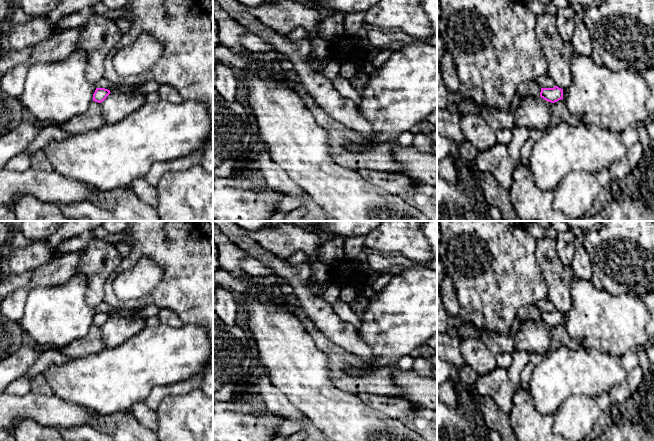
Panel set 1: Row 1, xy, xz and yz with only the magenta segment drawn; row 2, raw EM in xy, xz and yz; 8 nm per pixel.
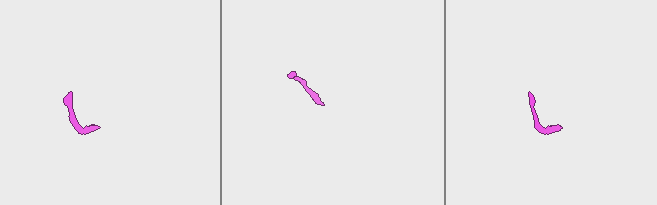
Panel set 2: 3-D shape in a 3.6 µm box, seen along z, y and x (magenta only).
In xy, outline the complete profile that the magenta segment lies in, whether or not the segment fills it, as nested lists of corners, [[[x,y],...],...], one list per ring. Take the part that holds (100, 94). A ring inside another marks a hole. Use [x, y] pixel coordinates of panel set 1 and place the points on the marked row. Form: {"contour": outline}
{"contour": [[[96,88],[92,98],[93,101],[90,103],[88,110],[64,124],[71,135],[96,130],[105,125],[100,103],[103,102],[110,93],[108,89]]]}

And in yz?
{"contour": [[[555,86],[554,88],[541,88],[540,97],[551,102],[551,119],[545,130],[555,127],[562,123],[576,125],[580,118],[569,112],[563,99],[563,89]]]}

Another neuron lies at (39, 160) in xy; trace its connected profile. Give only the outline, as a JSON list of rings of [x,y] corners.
[[[42,149],[38,150],[32,155],[31,167],[35,169],[41,169],[44,171],[47,171],[48,169],[50,169],[51,171],[54,171],[52,164],[50,163],[46,154]]]

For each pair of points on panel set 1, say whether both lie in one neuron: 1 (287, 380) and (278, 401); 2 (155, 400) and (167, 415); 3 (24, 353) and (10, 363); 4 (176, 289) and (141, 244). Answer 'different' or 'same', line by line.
1: different
2: different
3: same
4: same

